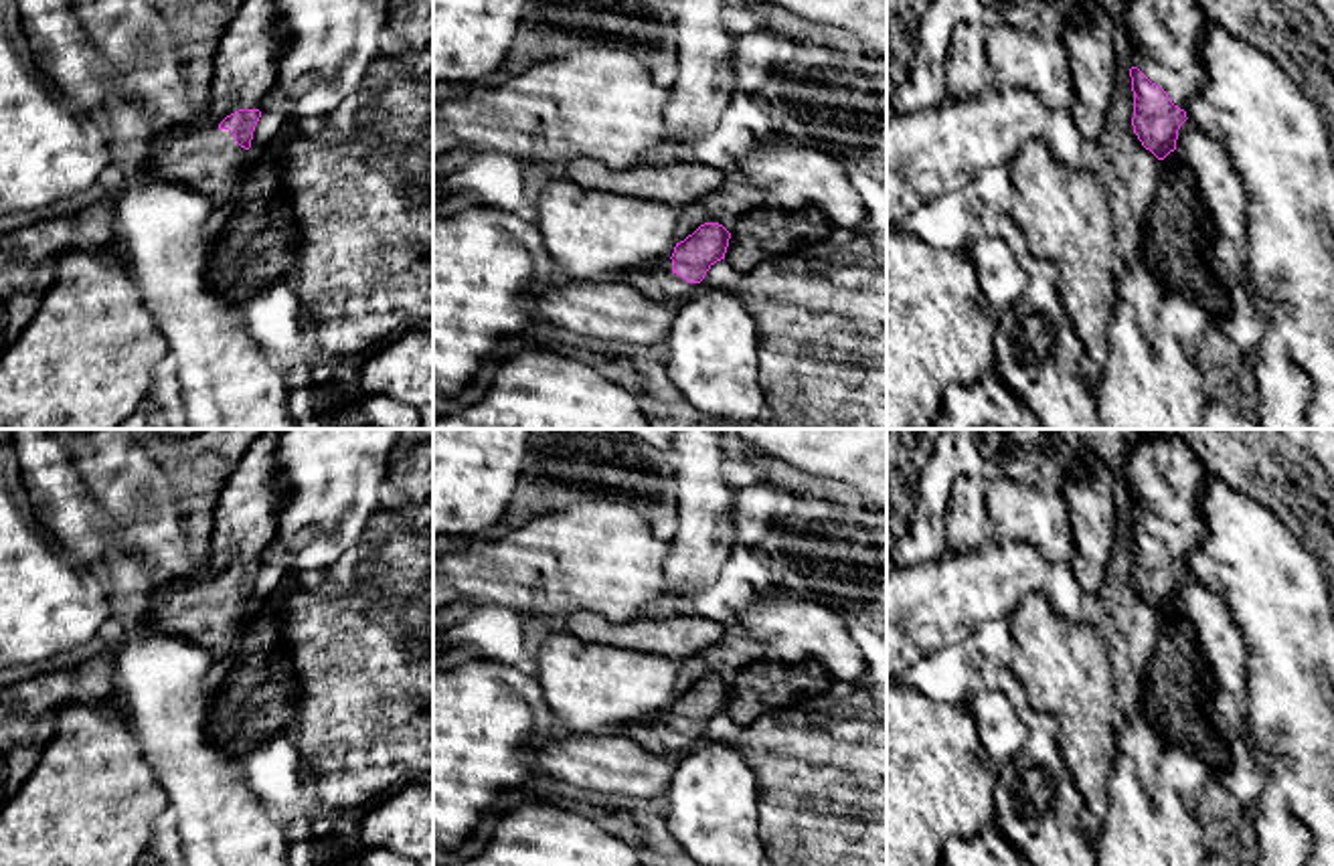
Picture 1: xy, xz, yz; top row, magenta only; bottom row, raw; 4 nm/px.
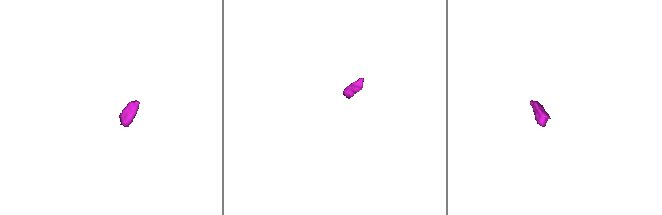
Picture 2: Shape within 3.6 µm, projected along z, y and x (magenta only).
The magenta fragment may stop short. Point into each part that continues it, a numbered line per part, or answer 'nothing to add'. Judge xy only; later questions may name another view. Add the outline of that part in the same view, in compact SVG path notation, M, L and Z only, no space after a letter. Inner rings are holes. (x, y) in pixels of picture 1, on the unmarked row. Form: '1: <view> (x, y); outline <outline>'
1: xy (199, 608); outline M265 429L241 457L217 498L211 554L196 575L164 589L152 603L154 623L209 650L215 660L235 654L249 603L219 577L239 562L263 560L275 540L283 502L277 445L283 429ZM261 565L263 569L263 565Z

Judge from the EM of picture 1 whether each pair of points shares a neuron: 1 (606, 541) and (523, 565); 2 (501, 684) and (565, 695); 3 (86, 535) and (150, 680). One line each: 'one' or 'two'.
1: one
2: two
3: two

